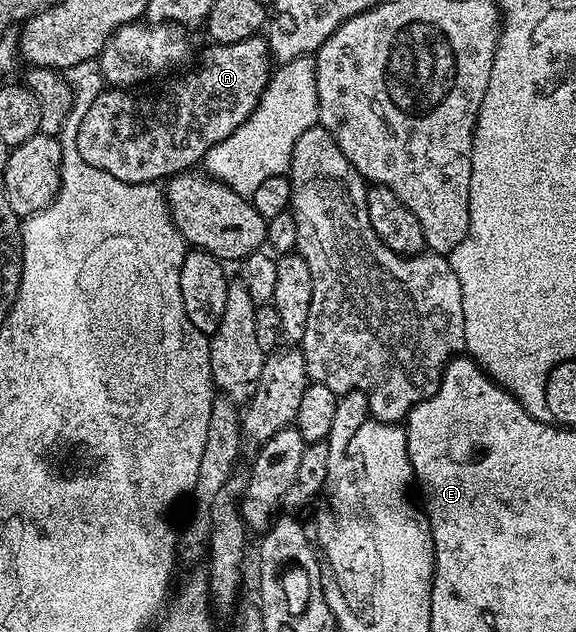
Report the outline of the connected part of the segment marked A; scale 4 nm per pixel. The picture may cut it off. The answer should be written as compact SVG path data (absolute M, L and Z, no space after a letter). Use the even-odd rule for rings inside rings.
M255 35L237 43L218 43L208 45L197 67L189 66L181 79L172 79L157 95L135 95L132 89L105 89L86 109L82 121L76 126L78 153L86 165L118 177L127 183L154 183L167 181L173 175L195 168L204 155L218 141L226 141L242 121L254 113L260 104L268 80L272 77L274 60L268 49L267 38Z

